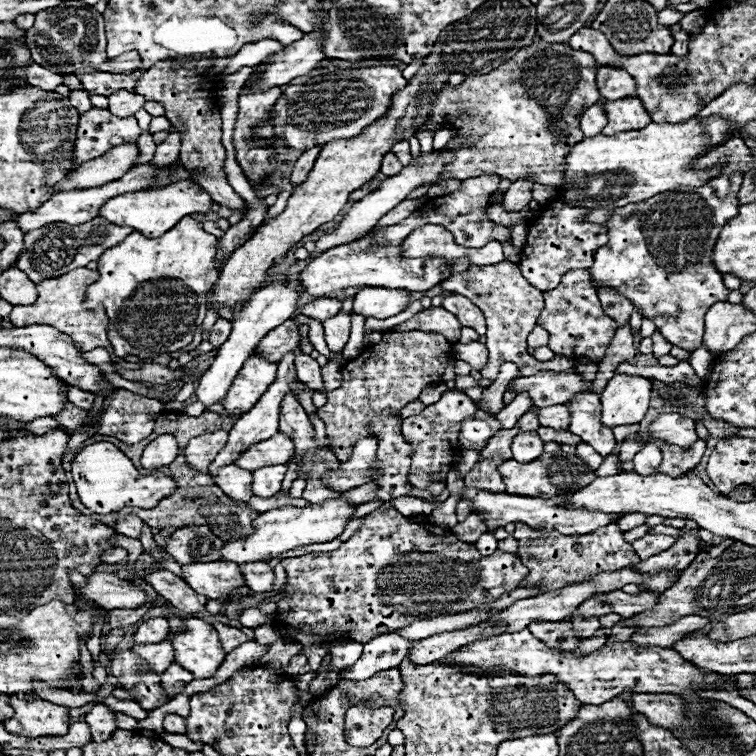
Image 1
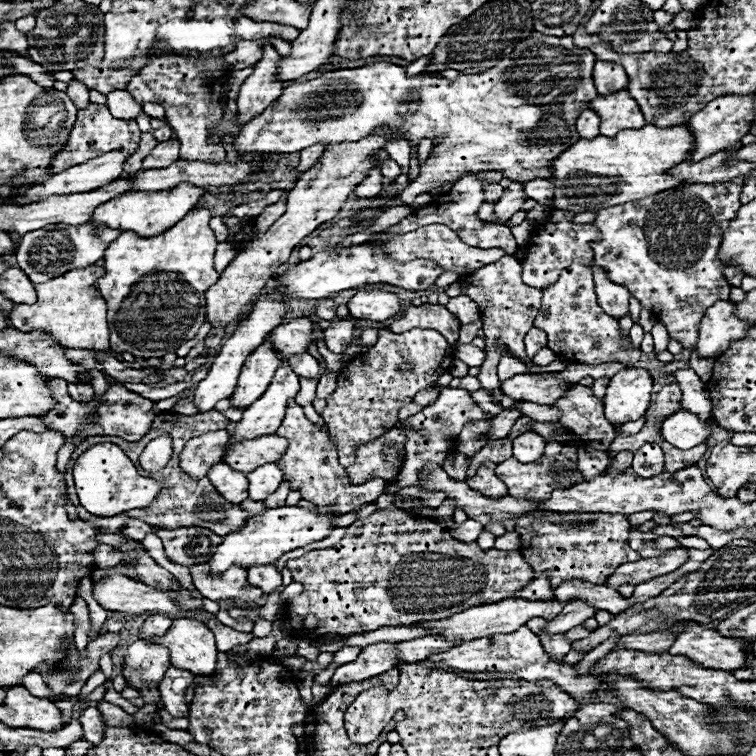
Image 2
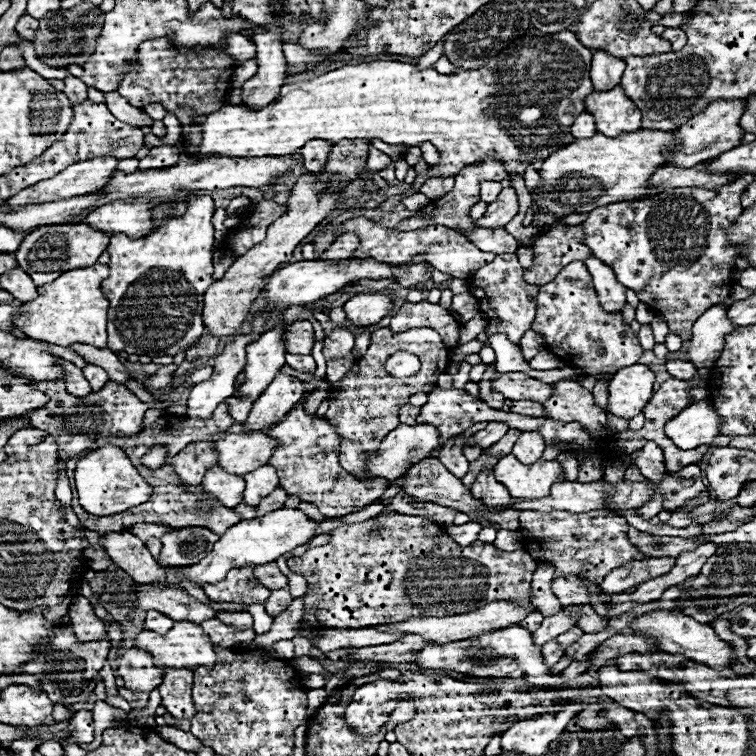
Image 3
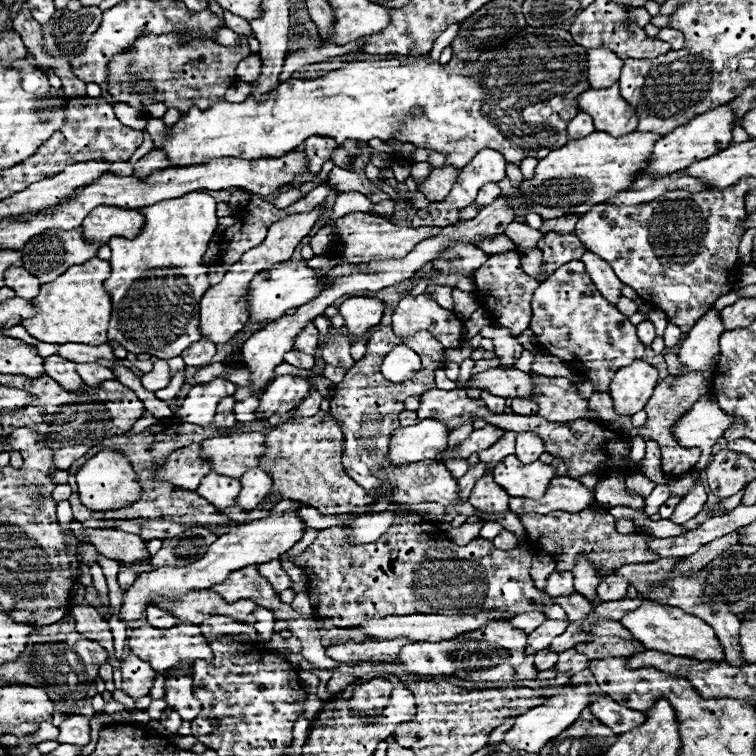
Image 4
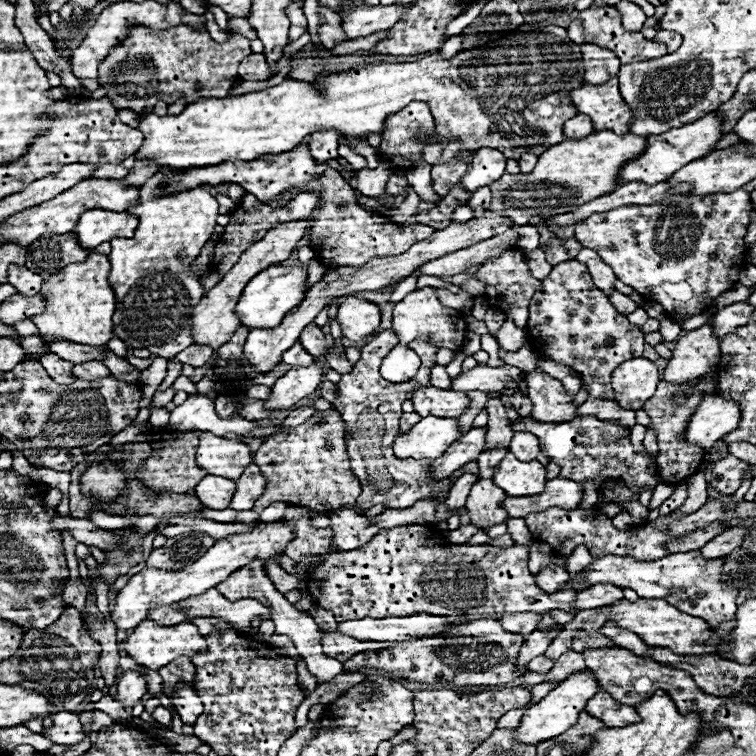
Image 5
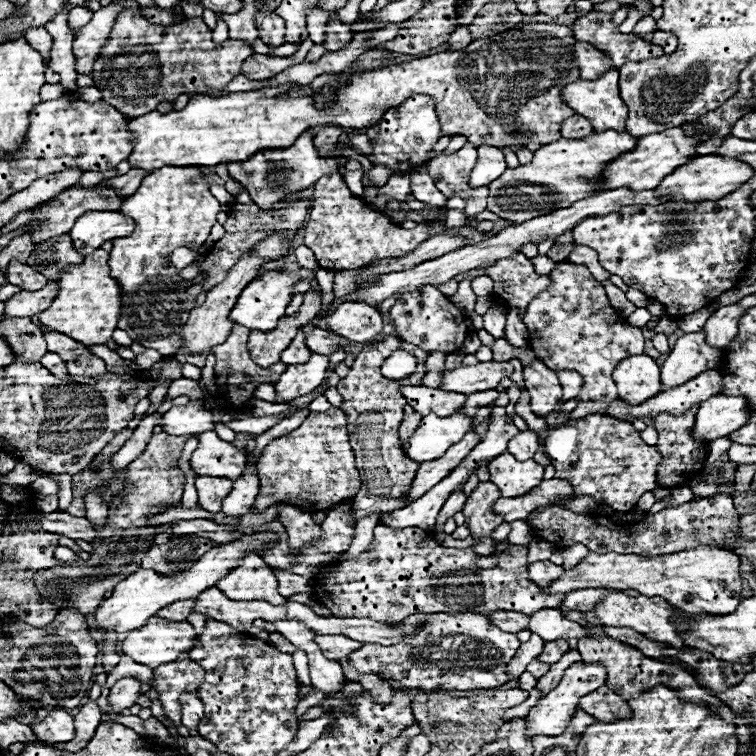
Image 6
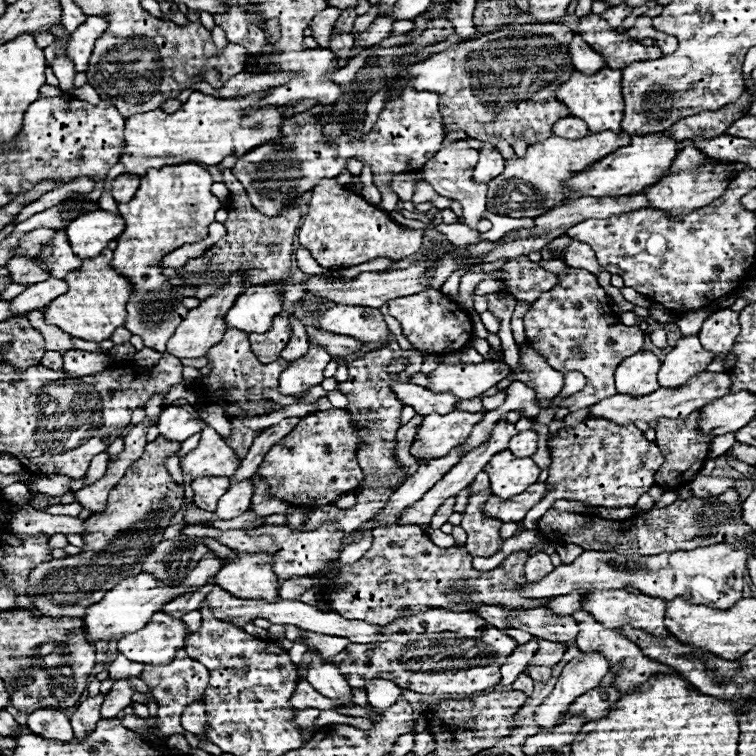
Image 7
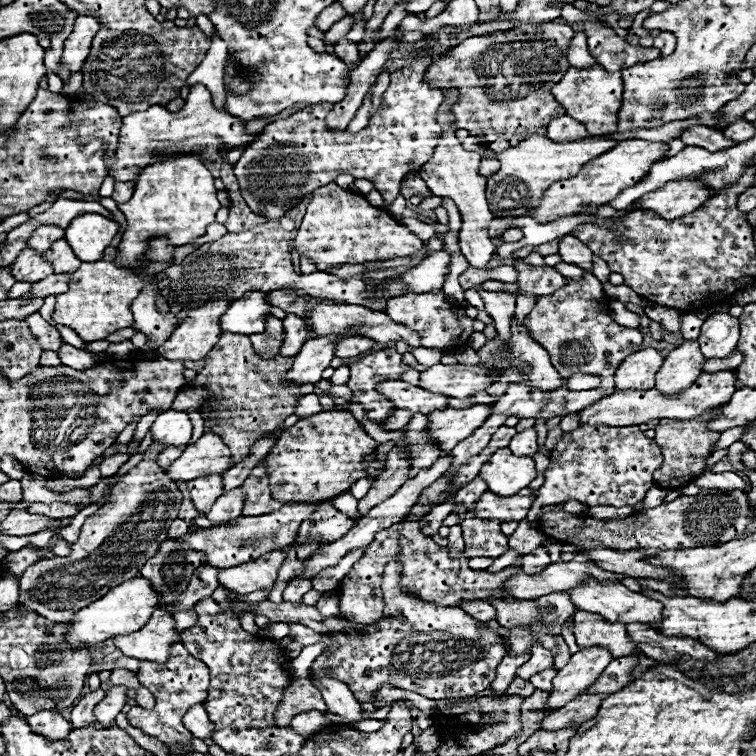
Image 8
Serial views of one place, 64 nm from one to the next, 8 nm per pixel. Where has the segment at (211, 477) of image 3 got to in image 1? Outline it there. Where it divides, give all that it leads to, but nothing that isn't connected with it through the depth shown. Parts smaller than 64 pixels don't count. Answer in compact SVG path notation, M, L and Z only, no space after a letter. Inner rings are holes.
M230 464L230 466L222 466L218 470L218 482L216 482L222 492L226 496L230 496L232 500L242 500L242 502L248 502L254 492L250 490L250 484L252 484L252 472L248 470L242 470L238 468L236 464Z

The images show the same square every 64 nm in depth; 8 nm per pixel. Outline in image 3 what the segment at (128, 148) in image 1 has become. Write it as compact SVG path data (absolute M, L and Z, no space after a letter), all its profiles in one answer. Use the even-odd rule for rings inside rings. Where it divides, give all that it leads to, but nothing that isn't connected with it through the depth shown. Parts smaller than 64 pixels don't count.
M98 156L72 164L58 176L24 188L22 192L18 192L18 196L12 196L6 206L44 204L48 200L66 200L66 196L78 196L82 192L100 190L114 176L118 162L120 160L114 156Z

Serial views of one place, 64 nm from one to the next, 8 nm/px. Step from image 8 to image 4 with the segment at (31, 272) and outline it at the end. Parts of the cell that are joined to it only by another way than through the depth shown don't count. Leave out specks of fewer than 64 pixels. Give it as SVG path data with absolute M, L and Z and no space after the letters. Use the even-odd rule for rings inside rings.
M8 268L4 272L4 282L8 288L12 288L16 292L18 298L24 298L24 300L32 300L36 294L38 294L38 288L40 288L40 282L36 276L28 274L26 268Z

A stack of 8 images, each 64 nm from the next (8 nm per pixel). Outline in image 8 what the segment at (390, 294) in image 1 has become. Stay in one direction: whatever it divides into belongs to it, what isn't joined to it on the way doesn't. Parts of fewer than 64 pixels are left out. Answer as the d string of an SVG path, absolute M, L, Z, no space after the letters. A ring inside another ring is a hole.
M318 304L310 312L310 328L318 334L340 334L340 332L346 332L348 328L354 328L354 336L366 336L374 342L384 342L384 344L398 342L402 338L410 346L418 348L418 336L414 336L414 332L410 332L408 328L402 328L402 324L392 322L384 312L376 312L356 304Z

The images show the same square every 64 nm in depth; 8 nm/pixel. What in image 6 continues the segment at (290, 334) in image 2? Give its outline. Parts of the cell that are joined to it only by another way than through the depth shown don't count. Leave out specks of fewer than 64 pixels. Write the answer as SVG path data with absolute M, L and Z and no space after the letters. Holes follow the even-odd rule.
M306 324L304 330L304 336L306 336L306 346L316 352L316 354L324 354L324 356L330 356L336 348L348 348L348 340L342 338L342 336L336 336L328 330L322 330L322 328L316 328L312 324Z

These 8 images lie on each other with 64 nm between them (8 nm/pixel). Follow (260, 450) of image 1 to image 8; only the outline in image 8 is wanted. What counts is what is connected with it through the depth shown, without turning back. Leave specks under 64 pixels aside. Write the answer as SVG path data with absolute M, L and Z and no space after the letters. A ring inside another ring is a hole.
M204 430L202 438L188 446L182 456L166 470L172 480L194 480L208 474L224 474L232 468L230 448L212 430Z

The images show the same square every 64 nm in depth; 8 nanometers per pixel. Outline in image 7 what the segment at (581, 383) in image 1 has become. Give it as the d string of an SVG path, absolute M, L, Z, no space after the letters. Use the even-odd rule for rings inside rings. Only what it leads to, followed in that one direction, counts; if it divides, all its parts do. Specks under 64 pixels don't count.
M482 362L482 364L440 364L432 374L432 392L454 392L462 400L476 398L488 388L496 386L510 374L510 366L504 362Z

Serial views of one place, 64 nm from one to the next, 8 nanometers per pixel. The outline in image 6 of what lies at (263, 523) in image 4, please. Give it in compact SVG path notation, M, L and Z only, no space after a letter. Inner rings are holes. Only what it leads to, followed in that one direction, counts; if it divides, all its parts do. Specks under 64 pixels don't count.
M276 532L244 534L240 540L214 546L212 550L206 552L206 556L202 556L202 560L198 560L194 564L194 568L190 568L186 572L178 572L174 576L162 576L154 570L138 570L132 576L128 576L126 580L122 580L114 588L114 594L108 600L104 600L102 606L96 608L96 626L100 630L116 630L116 632L130 632L130 630L142 628L144 622L150 616L154 616L154 612L158 612L160 608L166 608L178 600L196 598L206 588L216 586L216 582L222 580L222 576L226 576L230 570L234 570L246 554L252 554L252 552L264 554L266 550L276 546L278 540L280 540L280 536Z

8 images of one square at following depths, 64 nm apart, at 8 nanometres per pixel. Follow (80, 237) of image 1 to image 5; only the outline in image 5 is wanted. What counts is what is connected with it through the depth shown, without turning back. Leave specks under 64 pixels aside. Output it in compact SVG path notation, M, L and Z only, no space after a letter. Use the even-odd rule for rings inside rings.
M74 232L48 234L28 246L26 268L48 280L68 264L86 260L90 252L92 250L86 250L78 244L78 236Z

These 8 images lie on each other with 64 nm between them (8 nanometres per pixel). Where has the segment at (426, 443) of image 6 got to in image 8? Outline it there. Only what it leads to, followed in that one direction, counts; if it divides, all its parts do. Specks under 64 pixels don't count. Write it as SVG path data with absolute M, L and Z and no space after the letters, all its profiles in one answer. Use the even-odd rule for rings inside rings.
M472 406L466 410L448 408L442 412L430 412L428 414L428 436L432 442L442 450L450 452L458 442L466 440L476 428L484 424L484 420L490 416L492 406Z

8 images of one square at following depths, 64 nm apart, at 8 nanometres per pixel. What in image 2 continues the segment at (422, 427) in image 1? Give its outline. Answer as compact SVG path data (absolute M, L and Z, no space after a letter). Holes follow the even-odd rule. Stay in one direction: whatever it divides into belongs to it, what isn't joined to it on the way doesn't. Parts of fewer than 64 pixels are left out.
M444 388L438 396L438 400L430 406L426 406L422 412L410 416L408 420L404 420L404 428L406 428L406 464L400 470L400 478L398 478L398 486L418 486L420 482L420 472L426 464L444 464L444 460L448 458L448 454L454 450L456 438L462 432L464 424L474 422L474 420L484 420L484 418L492 418L488 414L484 414L480 410L480 406L470 398L470 394L462 388Z

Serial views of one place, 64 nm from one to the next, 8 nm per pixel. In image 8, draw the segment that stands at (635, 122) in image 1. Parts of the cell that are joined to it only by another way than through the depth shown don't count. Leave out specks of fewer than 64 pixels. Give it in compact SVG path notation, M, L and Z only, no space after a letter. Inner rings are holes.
M602 66L592 68L570 68L566 76L554 84L554 98L566 108L568 116L582 120L590 136L614 134L618 130L618 110L622 104L622 76L620 72L606 72Z

